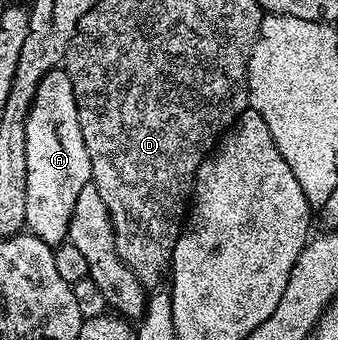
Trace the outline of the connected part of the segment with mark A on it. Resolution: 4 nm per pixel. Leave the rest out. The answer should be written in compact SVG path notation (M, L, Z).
M66 70L45 73L45 77L41 77L41 85L37 85L37 93L25 121L25 158L29 164L26 230L41 241L61 244L67 239L73 205L77 205L81 189L91 182L89 153L85 149L85 137L81 137L73 81L69 81Z

